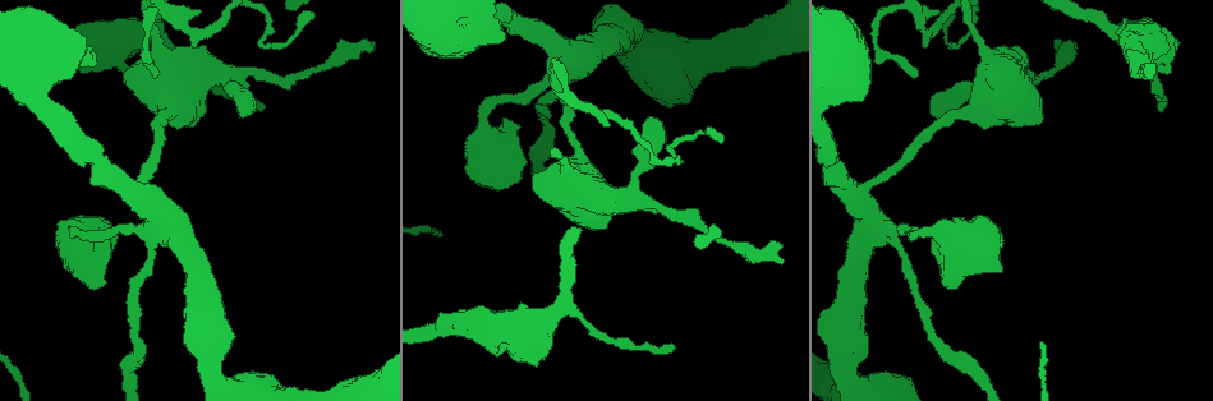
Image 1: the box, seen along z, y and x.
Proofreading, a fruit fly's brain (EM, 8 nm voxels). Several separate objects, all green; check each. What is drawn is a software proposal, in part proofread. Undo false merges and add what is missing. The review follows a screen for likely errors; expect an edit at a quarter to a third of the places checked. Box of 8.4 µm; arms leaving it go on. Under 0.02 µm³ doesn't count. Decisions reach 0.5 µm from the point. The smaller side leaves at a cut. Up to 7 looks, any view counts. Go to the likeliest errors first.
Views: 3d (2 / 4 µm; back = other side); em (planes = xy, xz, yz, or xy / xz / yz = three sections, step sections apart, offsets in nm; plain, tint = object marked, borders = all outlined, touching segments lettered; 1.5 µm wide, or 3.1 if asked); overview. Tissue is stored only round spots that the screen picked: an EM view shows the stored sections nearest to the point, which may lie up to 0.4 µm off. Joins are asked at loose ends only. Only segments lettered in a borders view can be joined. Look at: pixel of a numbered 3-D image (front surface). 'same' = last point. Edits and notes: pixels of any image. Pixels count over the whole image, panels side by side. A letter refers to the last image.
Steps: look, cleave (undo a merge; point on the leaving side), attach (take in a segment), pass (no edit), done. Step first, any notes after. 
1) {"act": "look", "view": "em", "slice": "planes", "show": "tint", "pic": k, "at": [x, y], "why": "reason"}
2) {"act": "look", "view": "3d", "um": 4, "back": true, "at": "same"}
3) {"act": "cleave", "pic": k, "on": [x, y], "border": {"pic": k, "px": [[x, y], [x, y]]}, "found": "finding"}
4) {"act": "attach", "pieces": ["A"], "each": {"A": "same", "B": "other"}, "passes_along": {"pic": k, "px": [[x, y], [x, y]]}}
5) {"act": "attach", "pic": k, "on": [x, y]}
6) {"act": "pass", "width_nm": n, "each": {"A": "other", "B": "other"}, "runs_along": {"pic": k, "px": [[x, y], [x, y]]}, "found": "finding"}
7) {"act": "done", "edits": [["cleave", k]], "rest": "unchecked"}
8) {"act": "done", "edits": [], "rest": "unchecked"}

{"act": "look", "view": "em", "um": 3.1, "slice": "planes", "show": "borders", "pic": 1, "at": [673, 347]}

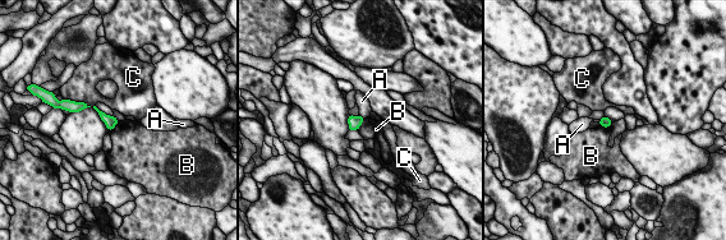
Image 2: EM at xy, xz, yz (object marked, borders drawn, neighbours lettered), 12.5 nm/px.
{"act": "pass", "each": {"A": "other", "B": "other", "C": "other"}, "border": {"pic": 2, "px": [[600, 124], [605, 127], [611, 125]]}, "found": "none of them fits"}

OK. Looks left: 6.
{"act": "look", "view": "3d", "um": 2, "pic": 1, "at": [946, 281], "why": "free end"}

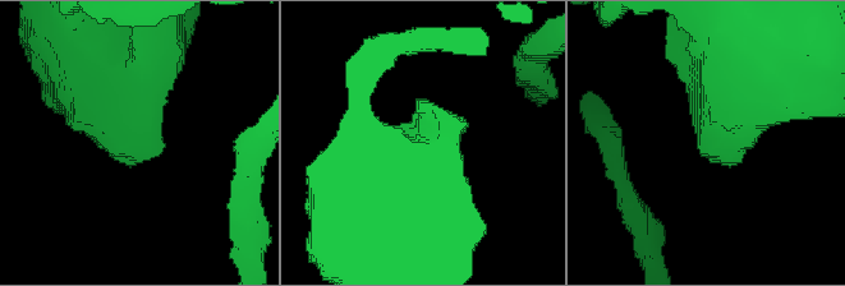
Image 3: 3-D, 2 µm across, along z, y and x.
{"act": "look", "view": "em", "slice": "yz", "step": 4, "show": "tint", "pic": 3, "at": [716, 146], "why": "shape alone is not enough"}

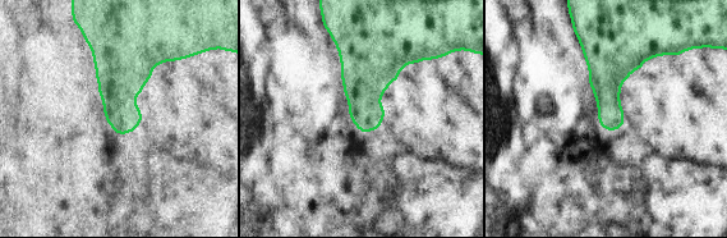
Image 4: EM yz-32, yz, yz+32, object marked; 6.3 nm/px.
{"act": "look", "view": "em", "slice": "planes", "show": "borders", "at": "same"}

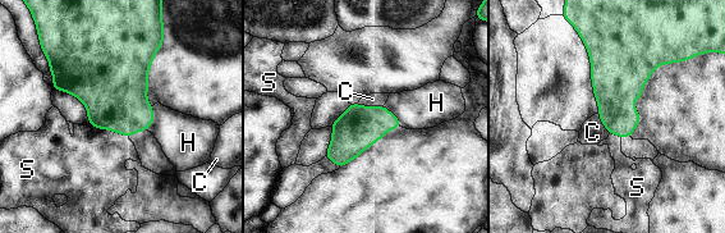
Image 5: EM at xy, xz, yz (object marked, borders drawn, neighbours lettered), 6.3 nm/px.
{"act": "pass", "each": {"C": "other", "H": "other", "S": "other"}, "border": {"pic": 5, "px": [[90, 123], [128, 137]]}, "found": "none of them fits"}

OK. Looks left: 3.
{"act": "look", "view": "em", "slice": "planes", "show": "borders", "pic": 1, "at": [915, 71], "why": "tapers out"}

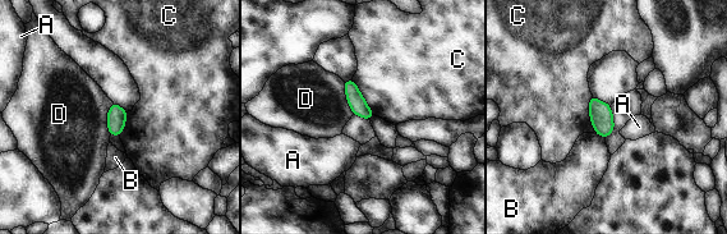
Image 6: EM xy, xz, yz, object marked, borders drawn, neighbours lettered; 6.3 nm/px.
{"act": "pass", "longest_contact_nm": ["C", 240], "each": {"A": "other", "B": "other", "C": "other", "D": "other"}, "found": "none of them fits"}

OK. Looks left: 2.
{"act": "done", "edits": [], "rest": "unchecked"}

